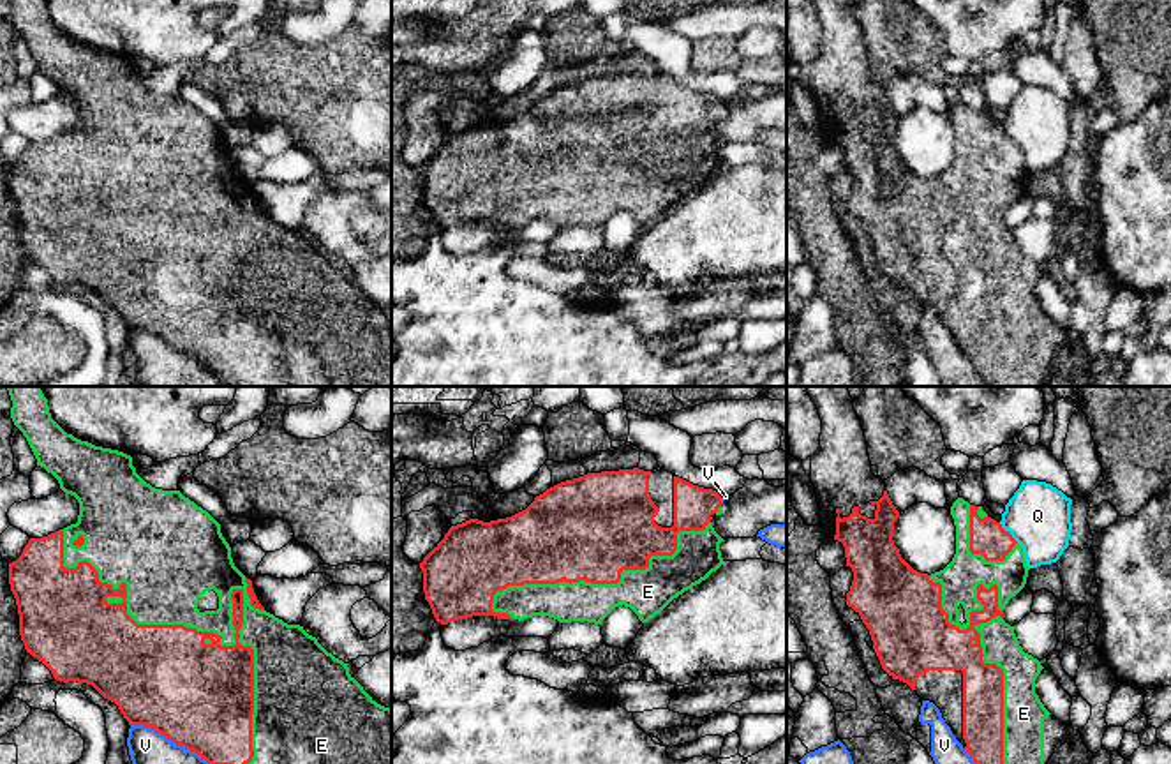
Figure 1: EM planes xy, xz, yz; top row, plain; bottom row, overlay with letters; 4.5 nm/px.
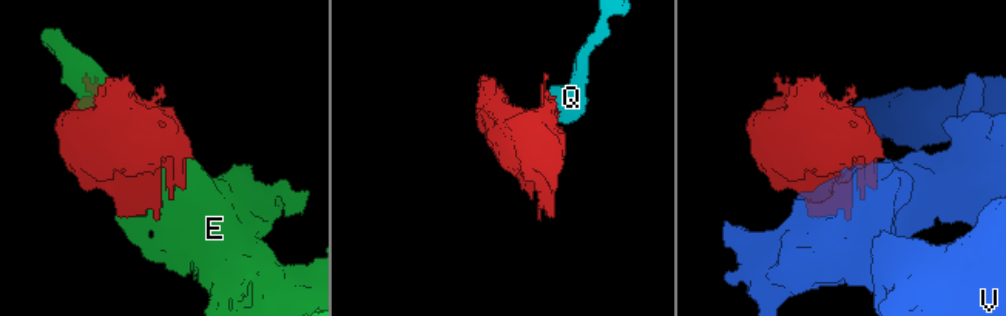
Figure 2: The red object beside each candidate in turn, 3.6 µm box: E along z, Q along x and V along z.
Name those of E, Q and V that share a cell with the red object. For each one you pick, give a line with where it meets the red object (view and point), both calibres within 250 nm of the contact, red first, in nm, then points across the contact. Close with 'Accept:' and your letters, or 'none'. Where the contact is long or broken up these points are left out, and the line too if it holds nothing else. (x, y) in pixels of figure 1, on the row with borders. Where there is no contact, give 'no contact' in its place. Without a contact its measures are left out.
E: contact xy (186, 627); calibres 480 and 360 nm
Accept: E

